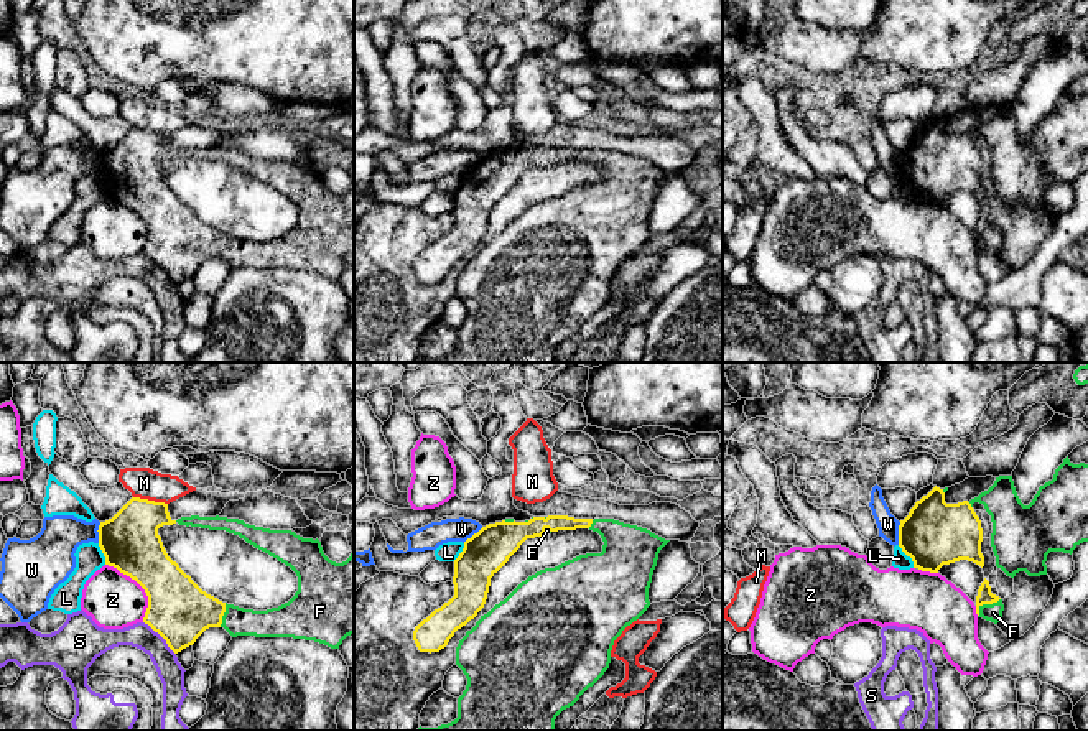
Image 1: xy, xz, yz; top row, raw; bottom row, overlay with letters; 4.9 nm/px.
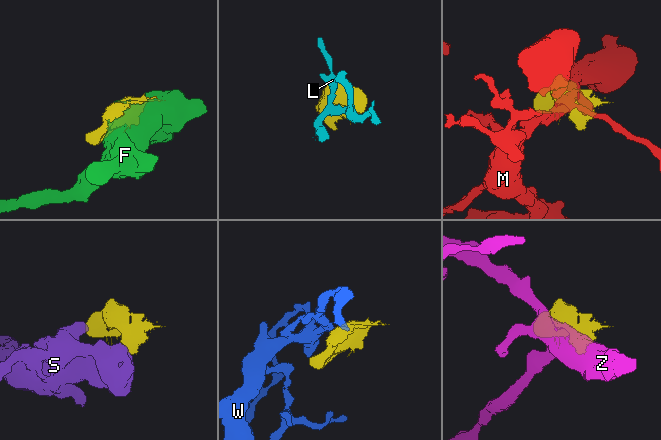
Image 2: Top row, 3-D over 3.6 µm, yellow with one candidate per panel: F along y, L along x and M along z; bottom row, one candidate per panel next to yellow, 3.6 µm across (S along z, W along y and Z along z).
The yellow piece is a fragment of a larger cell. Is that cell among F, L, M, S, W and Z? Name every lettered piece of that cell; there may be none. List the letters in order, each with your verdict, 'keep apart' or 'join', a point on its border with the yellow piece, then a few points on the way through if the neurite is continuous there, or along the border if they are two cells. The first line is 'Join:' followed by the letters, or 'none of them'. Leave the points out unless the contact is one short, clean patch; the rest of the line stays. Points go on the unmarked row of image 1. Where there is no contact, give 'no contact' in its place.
Join: F
F: join; contact yz (985, 234)
L: keep apart; contact yz (909, 186); border yz (897, 176), (914, 198)
M: keep apart; contact xy (150, 132)
S: keep apart; contact xy (162, 267); border xy (144, 252), (175, 285)
W: keep apart; contact yz (899, 165); border yz (901, 153), (897, 175)
Z: keep apart; contact xy (140, 216)

